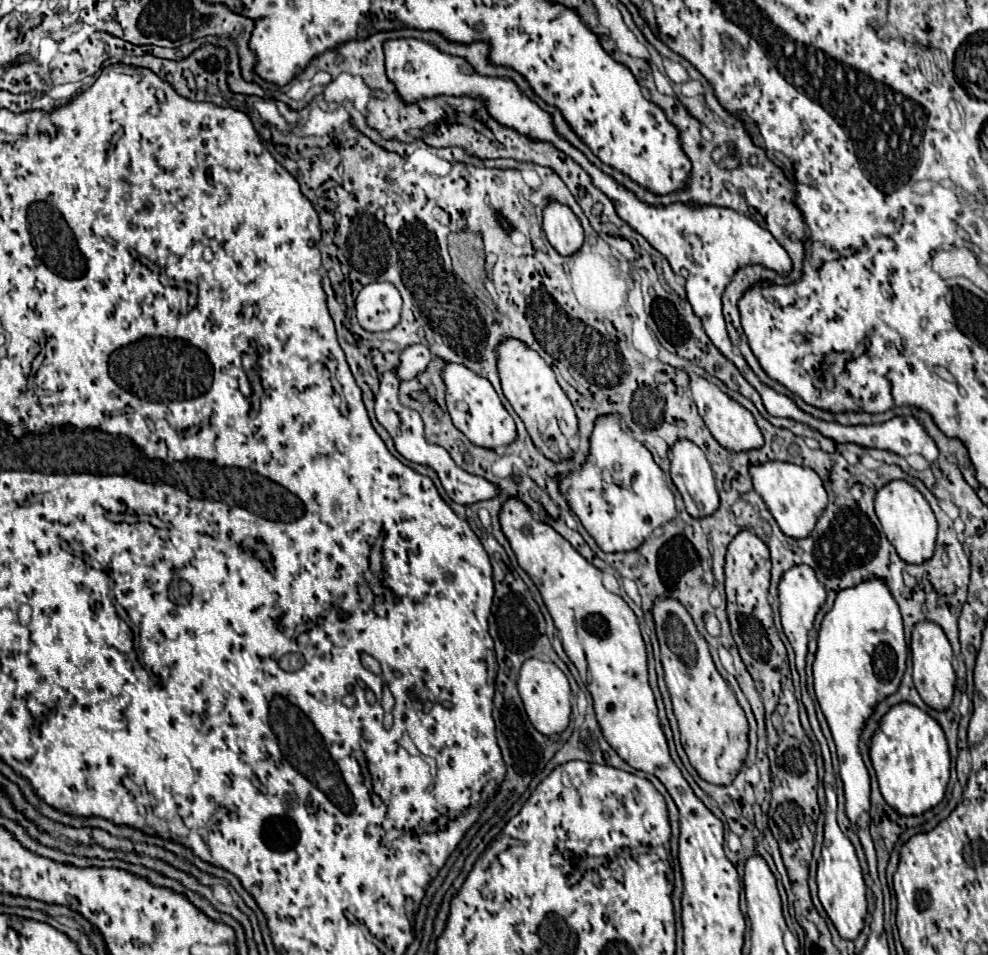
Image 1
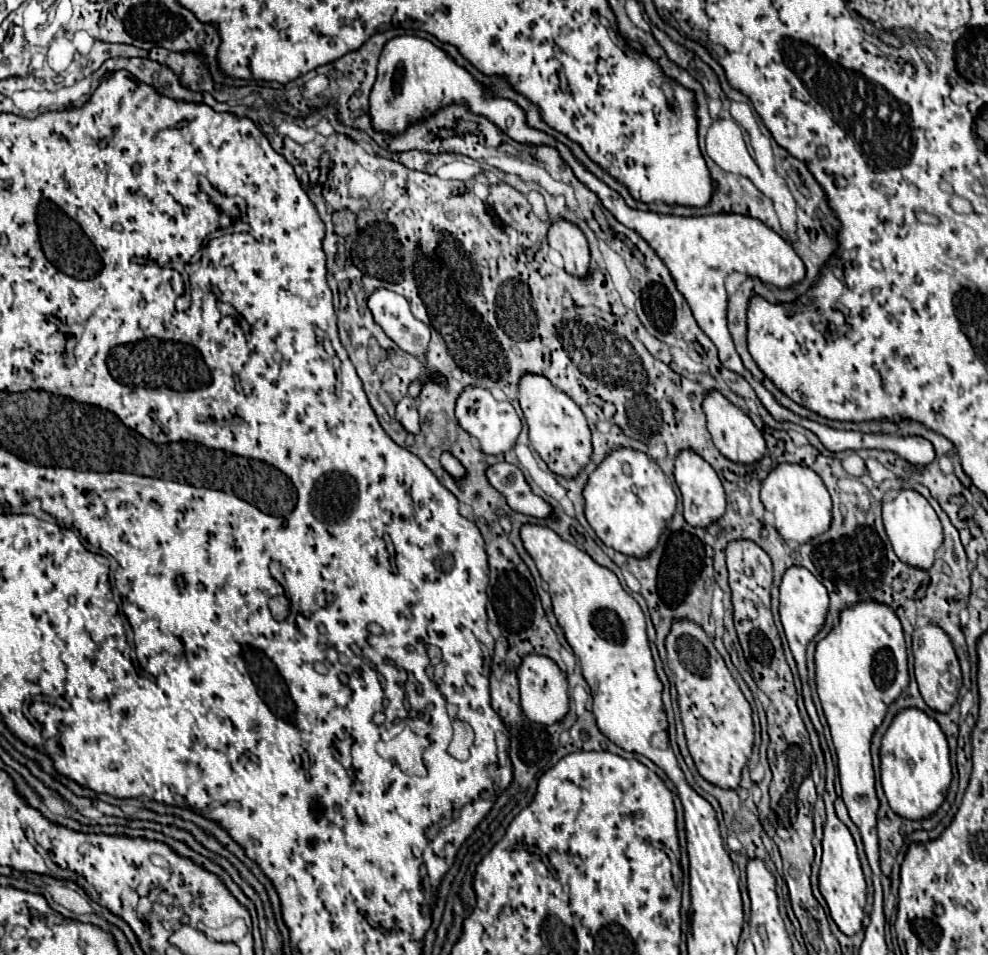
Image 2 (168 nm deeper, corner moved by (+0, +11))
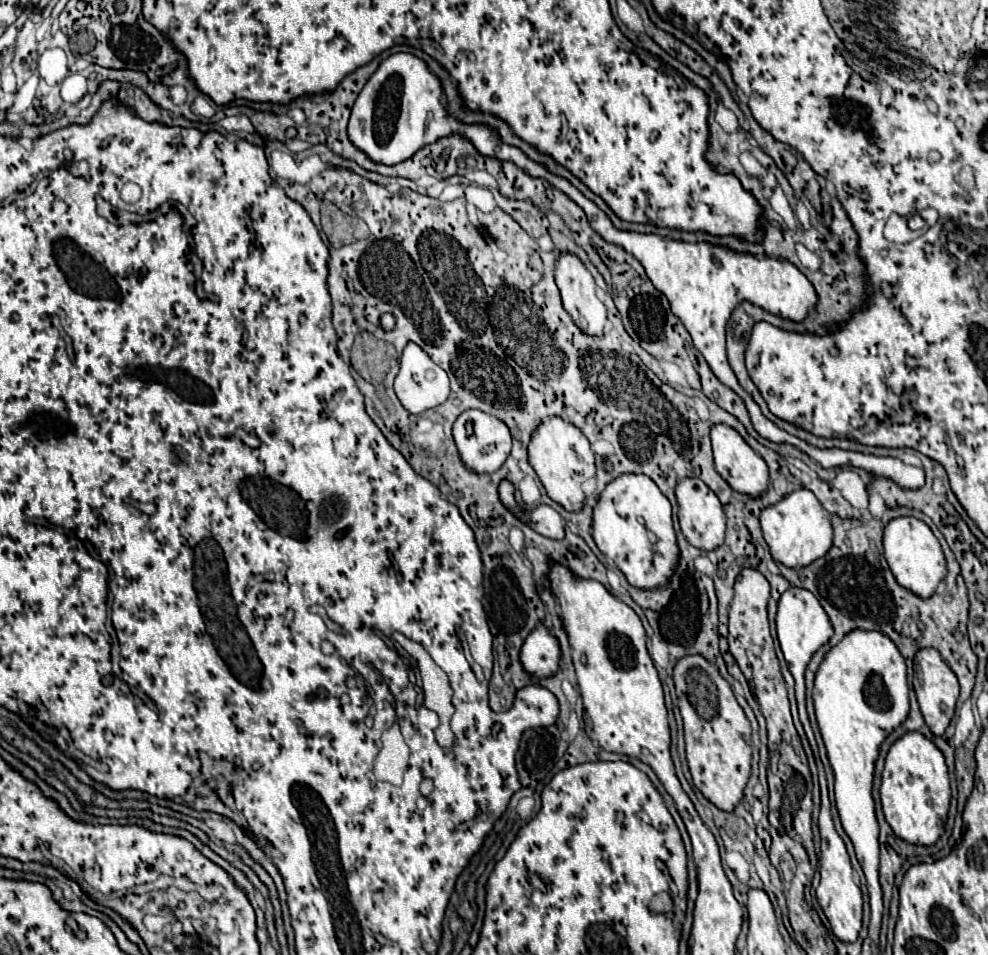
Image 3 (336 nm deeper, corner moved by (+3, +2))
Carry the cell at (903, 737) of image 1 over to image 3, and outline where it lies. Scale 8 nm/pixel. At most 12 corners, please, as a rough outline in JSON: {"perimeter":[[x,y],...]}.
{"perimeter":[[920,732],[886,756],[880,798],[900,840],[936,844],[950,806],[942,752]]}

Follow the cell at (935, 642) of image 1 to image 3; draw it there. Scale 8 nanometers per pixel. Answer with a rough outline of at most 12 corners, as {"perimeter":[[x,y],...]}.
{"perimeter":[[936,650],[914,658],[914,692],[934,736],[942,736],[960,694]]}

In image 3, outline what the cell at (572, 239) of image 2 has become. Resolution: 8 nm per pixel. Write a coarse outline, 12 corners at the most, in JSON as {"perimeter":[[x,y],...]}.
{"perimeter":[[562,254],[562,306],[590,336],[602,336],[606,306],[584,264]]}

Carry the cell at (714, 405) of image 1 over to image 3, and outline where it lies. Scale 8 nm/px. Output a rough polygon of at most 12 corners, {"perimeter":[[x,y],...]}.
{"perimeter":[[726,424],[710,432],[714,462],[732,490],[760,498],[768,466]]}

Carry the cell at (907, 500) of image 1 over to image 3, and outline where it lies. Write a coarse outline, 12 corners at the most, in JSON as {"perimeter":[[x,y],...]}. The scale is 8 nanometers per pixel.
{"perimeter":[[900,516],[884,530],[896,582],[934,596],[948,572],[938,538]]}

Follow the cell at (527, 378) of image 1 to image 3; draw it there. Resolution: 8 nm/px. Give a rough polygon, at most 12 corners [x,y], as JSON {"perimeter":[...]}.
{"perimeter":[[548,418],[528,446],[548,496],[568,512],[584,506],[596,474],[586,436]]}

